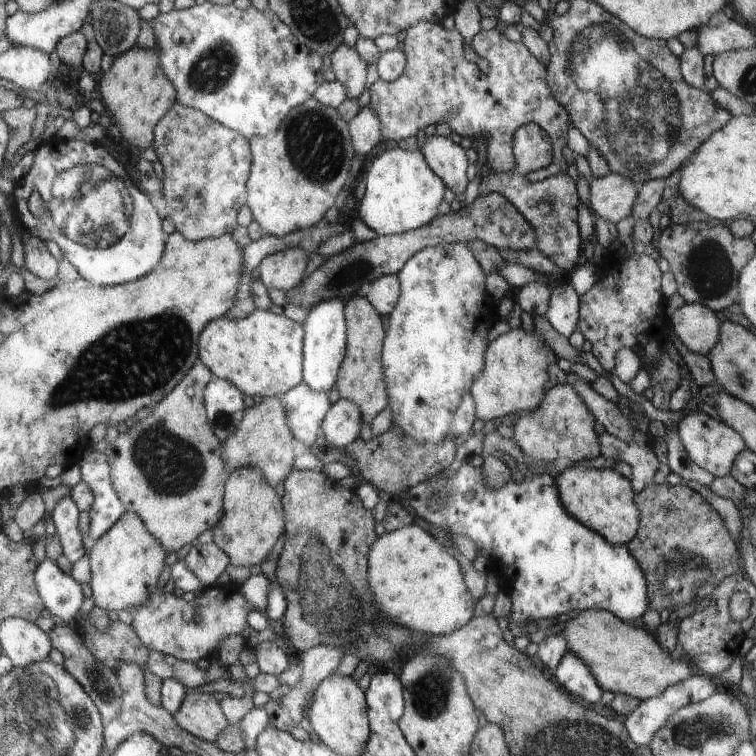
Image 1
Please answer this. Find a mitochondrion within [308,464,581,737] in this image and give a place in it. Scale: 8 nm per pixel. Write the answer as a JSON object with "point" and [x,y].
{"point":[431,695]}

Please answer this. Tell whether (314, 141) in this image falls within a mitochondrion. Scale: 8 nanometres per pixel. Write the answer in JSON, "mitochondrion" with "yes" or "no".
{"mitochondrion":"yes"}

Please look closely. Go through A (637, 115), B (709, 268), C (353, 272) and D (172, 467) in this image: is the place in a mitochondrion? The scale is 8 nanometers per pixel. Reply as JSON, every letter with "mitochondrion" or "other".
{"A":"mitochondrion","B":"mitochondrion","C":"mitochondrion","D":"mitochondrion"}

